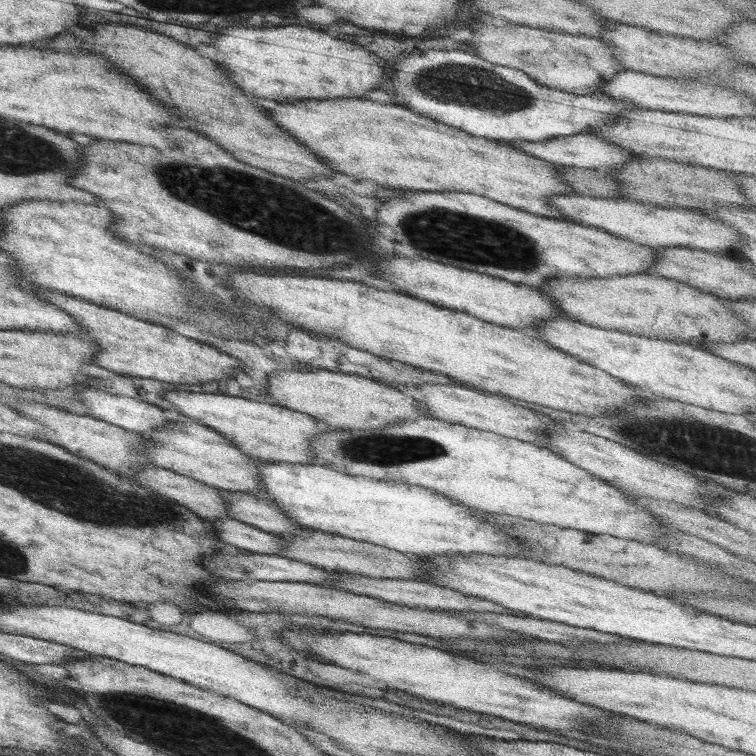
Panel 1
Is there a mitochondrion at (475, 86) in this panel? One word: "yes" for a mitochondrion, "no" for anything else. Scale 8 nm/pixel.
yes

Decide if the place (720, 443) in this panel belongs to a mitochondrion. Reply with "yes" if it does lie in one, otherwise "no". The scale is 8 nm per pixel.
yes

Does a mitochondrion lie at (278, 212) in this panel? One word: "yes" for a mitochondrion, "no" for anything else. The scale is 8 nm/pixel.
yes

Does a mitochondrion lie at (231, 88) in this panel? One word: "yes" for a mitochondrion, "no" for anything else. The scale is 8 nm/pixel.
no

